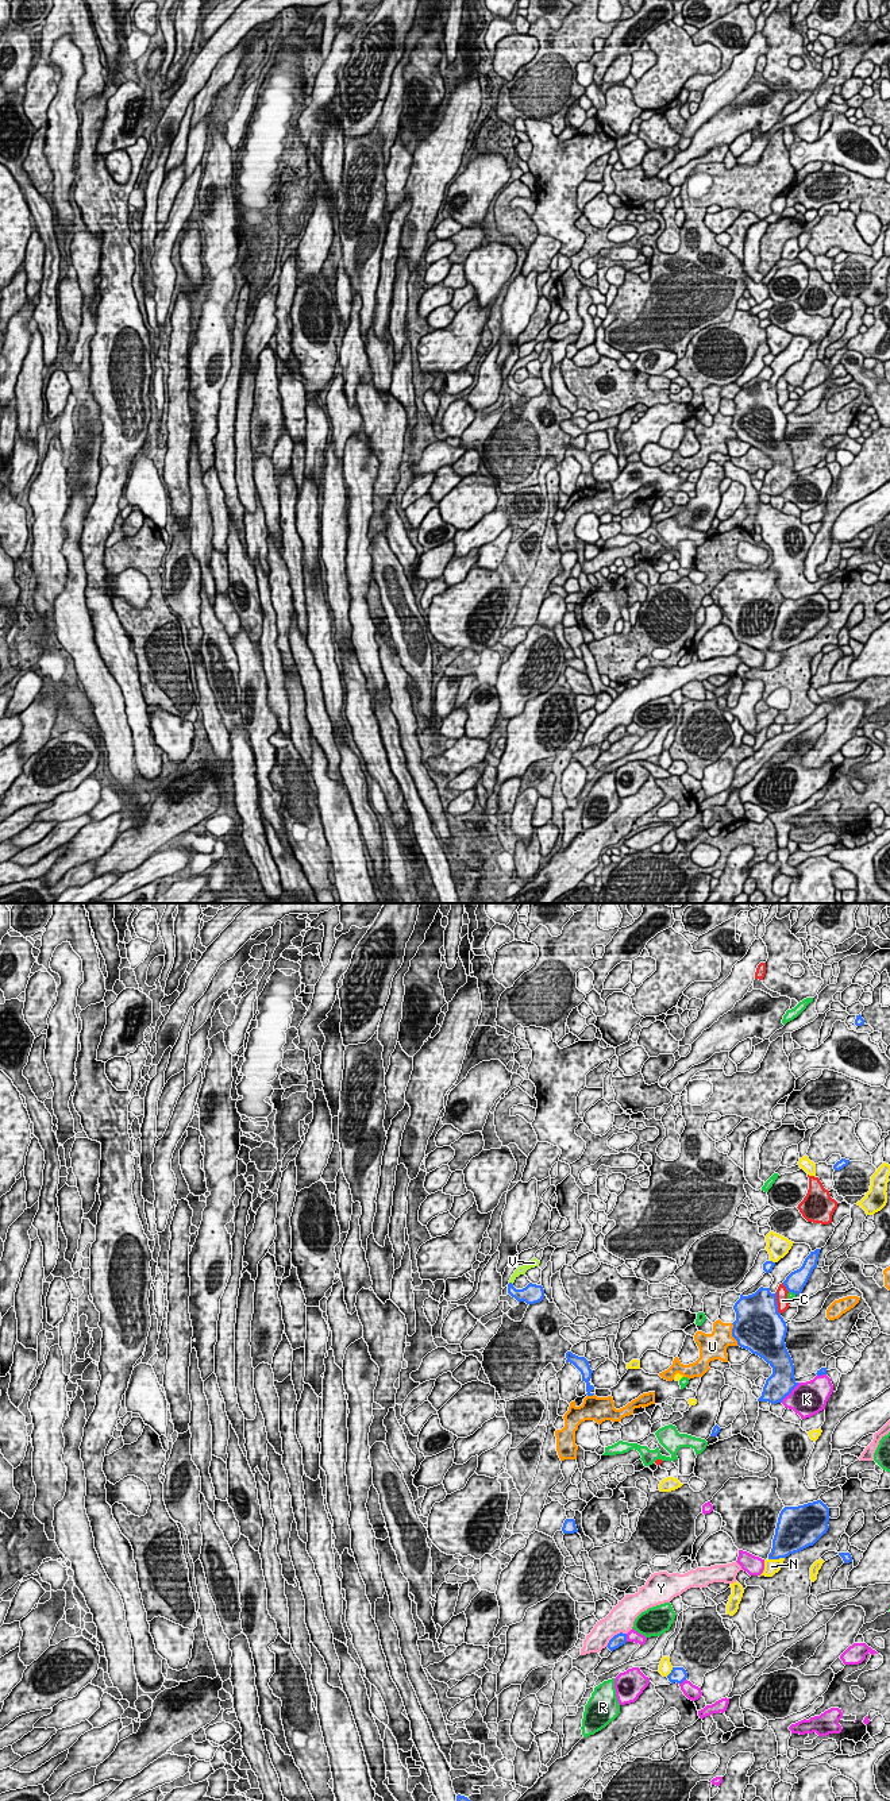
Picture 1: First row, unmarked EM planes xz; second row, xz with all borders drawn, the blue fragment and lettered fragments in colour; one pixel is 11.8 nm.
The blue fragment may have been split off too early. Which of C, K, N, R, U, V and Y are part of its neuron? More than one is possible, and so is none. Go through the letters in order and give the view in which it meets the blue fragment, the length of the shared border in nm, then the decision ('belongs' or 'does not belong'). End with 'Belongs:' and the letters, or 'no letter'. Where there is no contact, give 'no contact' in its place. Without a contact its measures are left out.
C: meets blue in xz; contact 280 nm long; does not belong
K: meets blue in xz; contact 320 nm long; does not belong
N: meets blue in xz; contact 190 nm long; does not belong
R: meets blue in xz; contact 100 nm long; does not belong
U: meets blue in xz; contact 280 nm long; does not belong
V: meets blue in xz; contact 60 nm long; belongs
Y: meets blue in xz; contact 300 nm long; does not belong
Belongs: V

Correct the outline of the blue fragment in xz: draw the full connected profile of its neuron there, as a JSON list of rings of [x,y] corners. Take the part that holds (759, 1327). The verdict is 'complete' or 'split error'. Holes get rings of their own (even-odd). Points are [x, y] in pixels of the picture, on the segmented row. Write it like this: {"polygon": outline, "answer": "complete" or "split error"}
{"polygon": [[[760,1287],[752,1295],[744,1296],[741,1293],[733,1310],[736,1312],[736,1320],[732,1323],[732,1337],[737,1341],[737,1345],[759,1355],[773,1368],[773,1374],[766,1380],[762,1396],[758,1401],[768,1401],[771,1404],[782,1403],[798,1382],[794,1377],[793,1360],[785,1343],[787,1326],[778,1312],[777,1292],[771,1293],[770,1288]]], "answer": "complete"}

